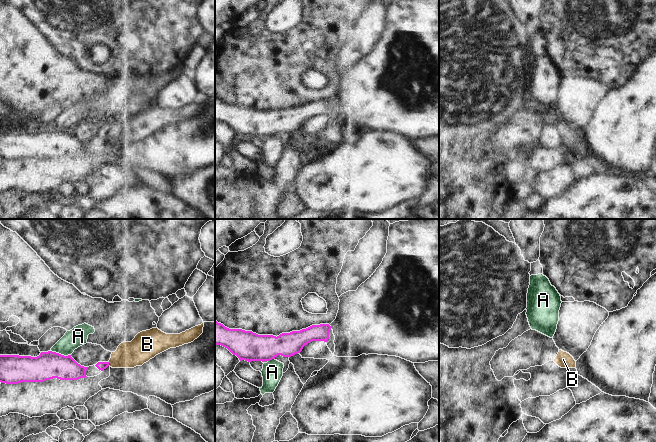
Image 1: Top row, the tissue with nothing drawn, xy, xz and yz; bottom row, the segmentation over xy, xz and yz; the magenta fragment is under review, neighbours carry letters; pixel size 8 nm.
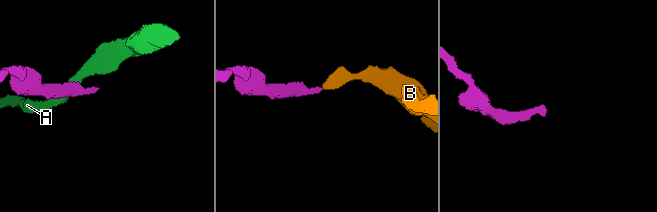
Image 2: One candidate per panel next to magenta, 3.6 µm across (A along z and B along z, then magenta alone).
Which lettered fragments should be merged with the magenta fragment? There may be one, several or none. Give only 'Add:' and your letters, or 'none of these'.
Add: B.

